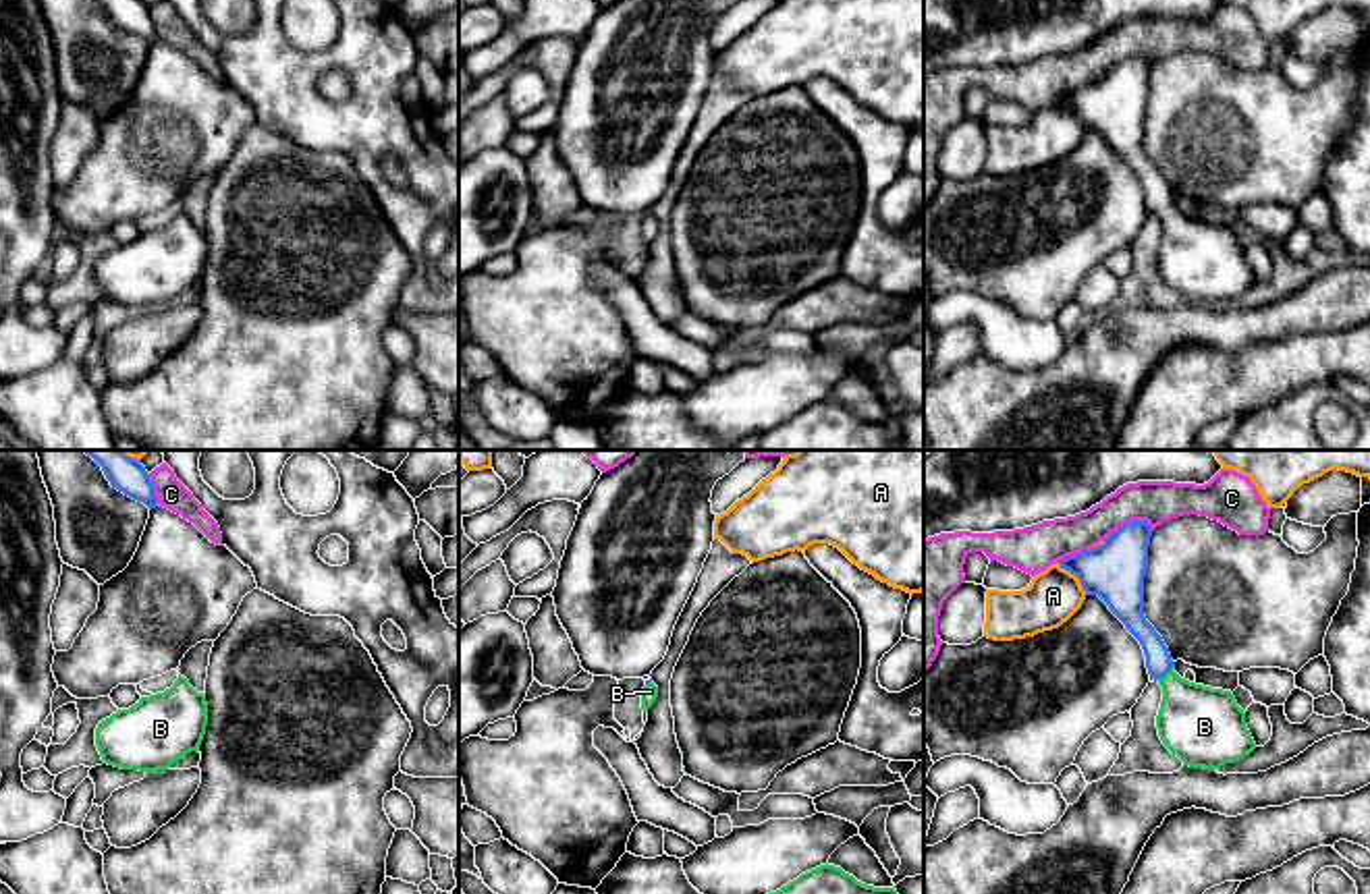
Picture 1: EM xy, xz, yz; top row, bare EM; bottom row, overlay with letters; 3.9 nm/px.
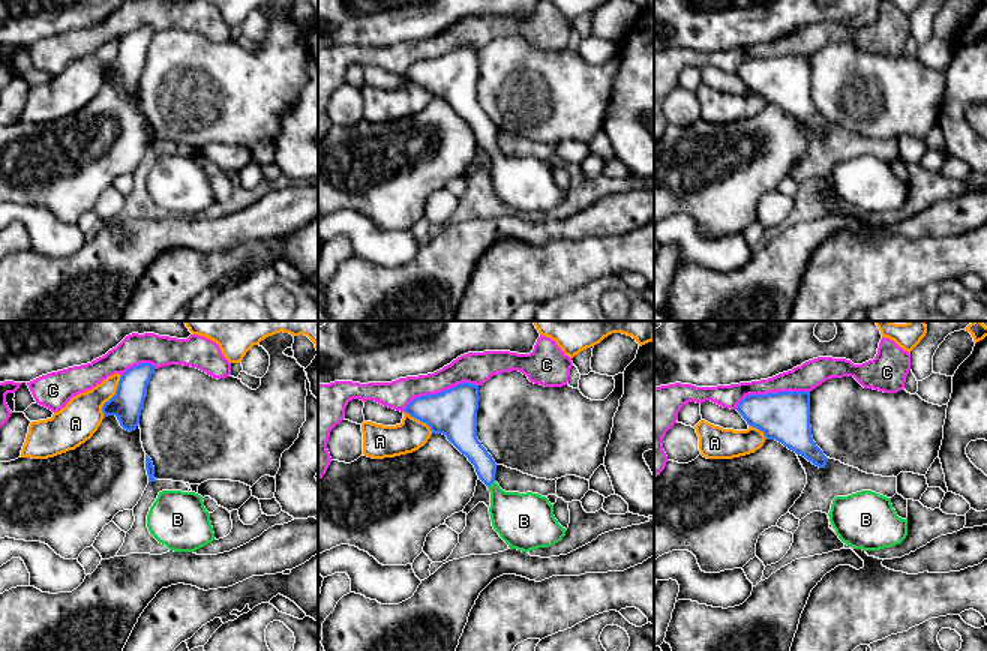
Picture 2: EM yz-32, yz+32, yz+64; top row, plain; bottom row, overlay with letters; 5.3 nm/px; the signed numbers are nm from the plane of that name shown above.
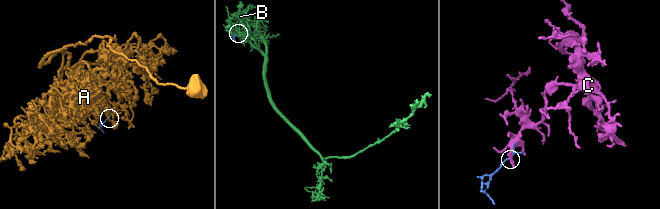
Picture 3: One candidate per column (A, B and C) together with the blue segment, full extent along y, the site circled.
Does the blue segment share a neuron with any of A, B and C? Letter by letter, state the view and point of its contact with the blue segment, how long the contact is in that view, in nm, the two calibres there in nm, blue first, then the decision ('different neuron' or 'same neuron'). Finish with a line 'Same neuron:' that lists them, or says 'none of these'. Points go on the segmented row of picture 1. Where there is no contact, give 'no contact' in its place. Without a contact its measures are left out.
A: contact yz (1076, 575); length 170 nm; calibres 220 and 200 nm; different neuron
B: contact yz (1163, 675); length 80 nm; calibres 100 and 300 nm; same neuron
C: contact yz (1128, 523); length 200 nm; calibres 220 and 160 nm; different neuron
Same neuron: B

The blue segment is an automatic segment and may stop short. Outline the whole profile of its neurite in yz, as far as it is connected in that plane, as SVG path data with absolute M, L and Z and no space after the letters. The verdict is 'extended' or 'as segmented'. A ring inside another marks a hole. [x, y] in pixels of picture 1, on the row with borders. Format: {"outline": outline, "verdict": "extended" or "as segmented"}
{"outline": "M1131 521L1113 531L1102 546L1059 560L1075 575L1086 595L1098 595L1140 641L1146 668L1162 689L1156 728L1162 745L1183 765L1218 770L1256 749L1245 711L1231 691L1210 689L1181 678L1169 647L1144 616L1144 577L1152 529Z", "verdict": "extended"}

